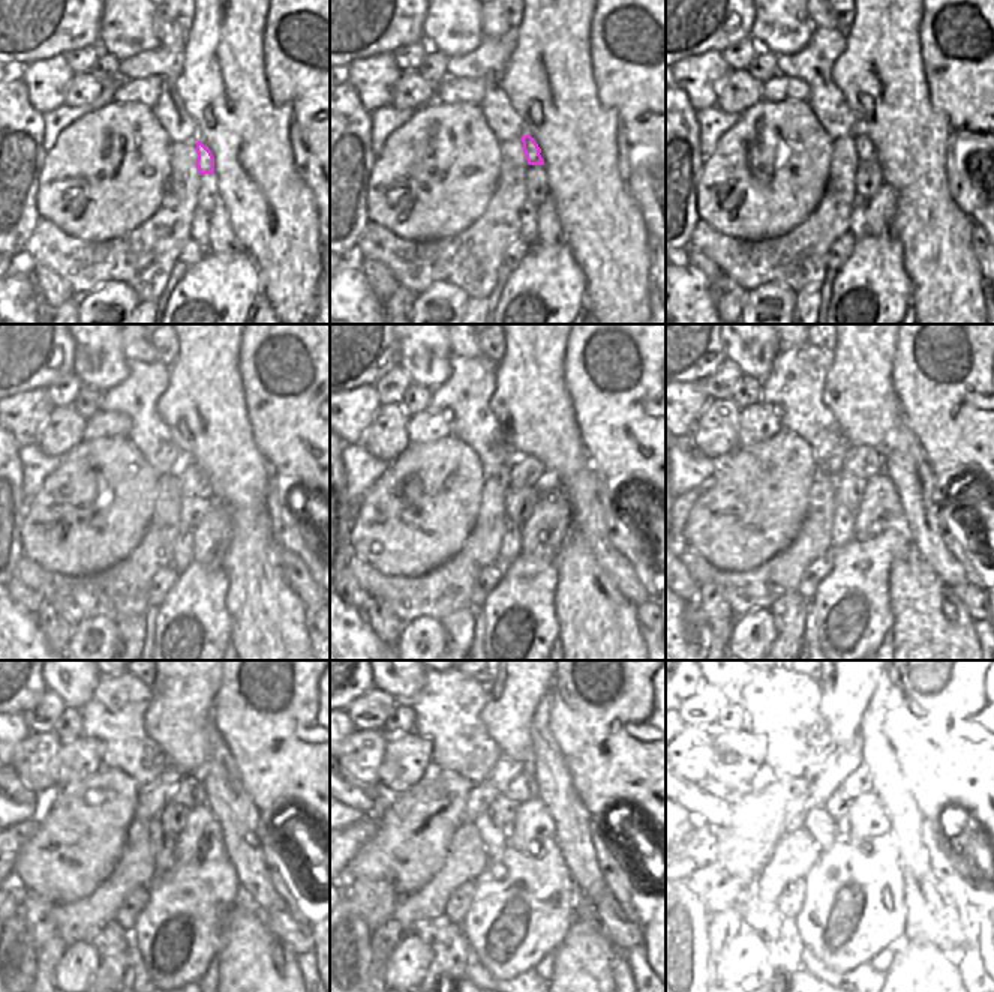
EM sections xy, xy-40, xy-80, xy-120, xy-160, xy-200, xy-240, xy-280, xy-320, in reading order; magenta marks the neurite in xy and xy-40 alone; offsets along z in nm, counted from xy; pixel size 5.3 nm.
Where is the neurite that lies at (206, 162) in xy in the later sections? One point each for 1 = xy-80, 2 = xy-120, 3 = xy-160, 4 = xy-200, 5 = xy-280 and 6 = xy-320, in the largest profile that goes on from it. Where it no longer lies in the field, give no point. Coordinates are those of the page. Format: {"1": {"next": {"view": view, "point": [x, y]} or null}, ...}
{"1": {"next": {"view": "xy-80", "point": [865, 150]}}, "2": {"next": {"view": "xy-120", "point": [192, 480]}}, "3": {"next": {"view": "xy-160", "point": [529, 471]}}, "4": {"next": {"view": "xy-200", "point": [862, 462]}}, "5": {"next": {"view": "xy-280", "point": [523, 787]}}, "6": {"next": {"view": "xy-320", "point": [859, 782]}}}

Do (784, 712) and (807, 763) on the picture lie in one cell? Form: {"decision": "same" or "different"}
{"decision": "same"}

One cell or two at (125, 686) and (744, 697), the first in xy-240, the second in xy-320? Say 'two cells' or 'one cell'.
one cell

